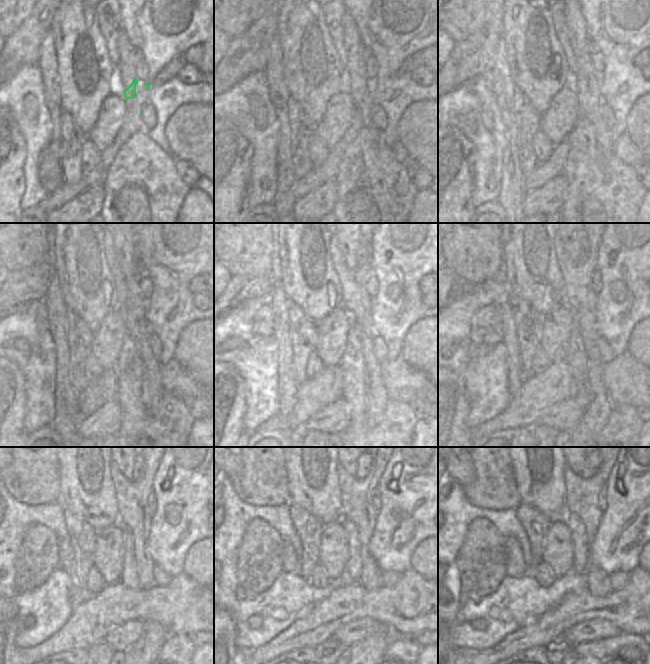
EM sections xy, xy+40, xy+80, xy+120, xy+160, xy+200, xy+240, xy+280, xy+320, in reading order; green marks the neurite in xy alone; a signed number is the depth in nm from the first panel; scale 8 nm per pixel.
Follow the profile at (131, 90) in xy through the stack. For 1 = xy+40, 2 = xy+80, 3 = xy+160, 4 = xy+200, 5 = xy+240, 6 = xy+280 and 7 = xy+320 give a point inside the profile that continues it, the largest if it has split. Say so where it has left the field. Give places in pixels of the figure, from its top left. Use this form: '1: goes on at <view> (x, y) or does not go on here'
1: goes on at xy+40 (362, 91)
2: goes on at xy+80 (587, 92)
3: goes on at xy+160 (376, 396)
4: goes on at xy+200 (596, 414)
5: goes on at xy+240 (145, 650)
6: goes on at xy+280 (369, 650)
7: goes on at xy+320 (594, 650)

